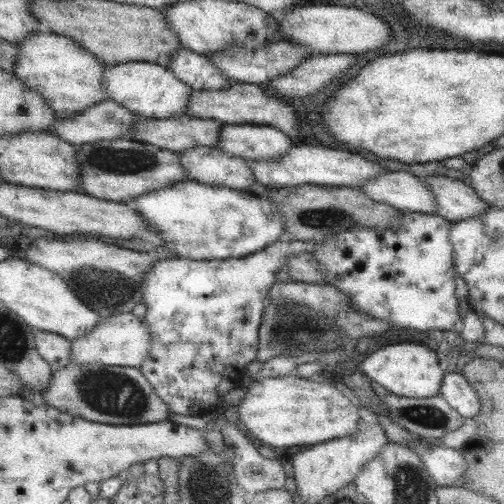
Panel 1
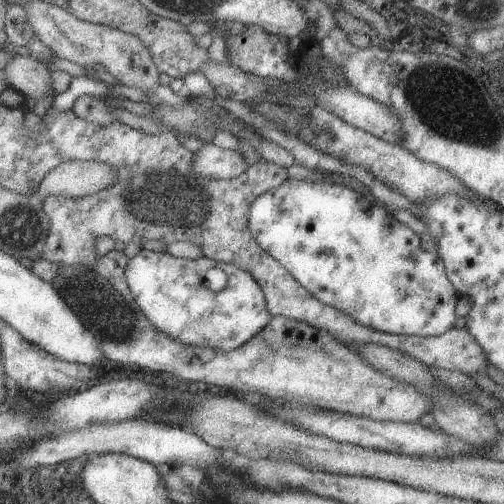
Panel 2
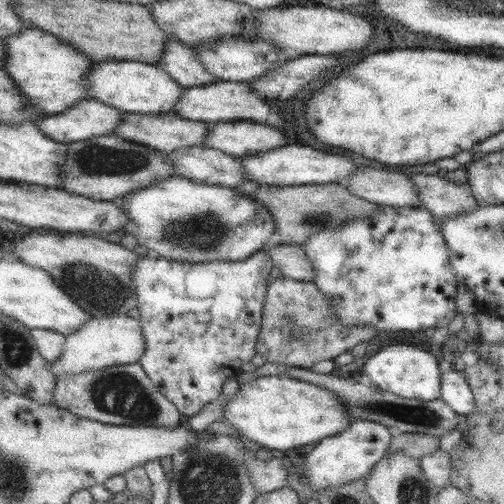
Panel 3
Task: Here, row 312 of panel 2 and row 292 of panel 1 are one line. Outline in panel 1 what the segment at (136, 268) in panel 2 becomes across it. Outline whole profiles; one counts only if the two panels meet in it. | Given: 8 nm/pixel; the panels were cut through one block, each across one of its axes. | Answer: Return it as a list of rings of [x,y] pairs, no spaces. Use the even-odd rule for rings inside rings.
[[[277,240],[267,248],[249,254],[245,258],[225,258],[225,260],[191,260],[191,258],[165,258],[151,266],[149,274],[143,278],[143,304],[147,308],[145,324],[151,338],[151,350],[141,362],[141,374],[151,384],[153,392],[169,406],[175,414],[185,416],[205,416],[237,386],[245,384],[245,366],[257,360],[259,348],[259,322],[263,316],[265,300],[269,298],[269,288],[277,282],[273,274],[285,270],[287,260],[293,254],[311,254],[319,246],[319,240],[311,242],[287,242]]]

